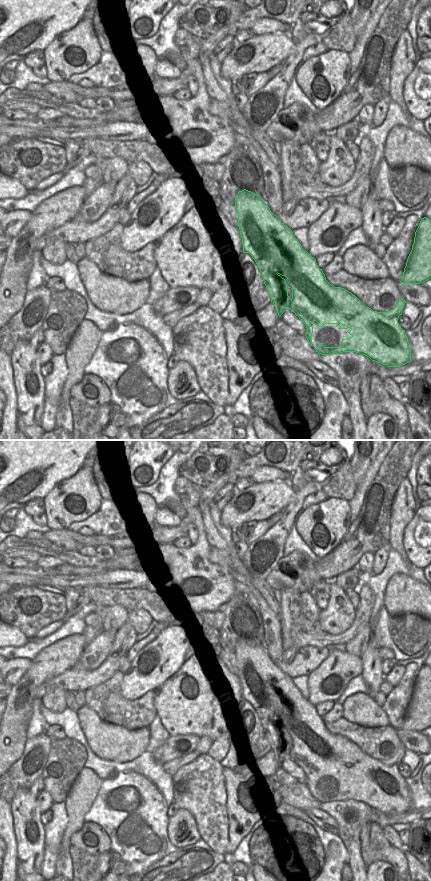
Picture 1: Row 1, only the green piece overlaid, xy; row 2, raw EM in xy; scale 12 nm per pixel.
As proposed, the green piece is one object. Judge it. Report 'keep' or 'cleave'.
keep

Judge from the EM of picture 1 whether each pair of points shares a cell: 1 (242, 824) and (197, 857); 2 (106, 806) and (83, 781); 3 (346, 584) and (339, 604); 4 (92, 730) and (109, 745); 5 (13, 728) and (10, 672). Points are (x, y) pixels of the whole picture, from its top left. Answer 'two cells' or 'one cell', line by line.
1: two cells
2: two cells
3: two cells
4: one cell
5: two cells

